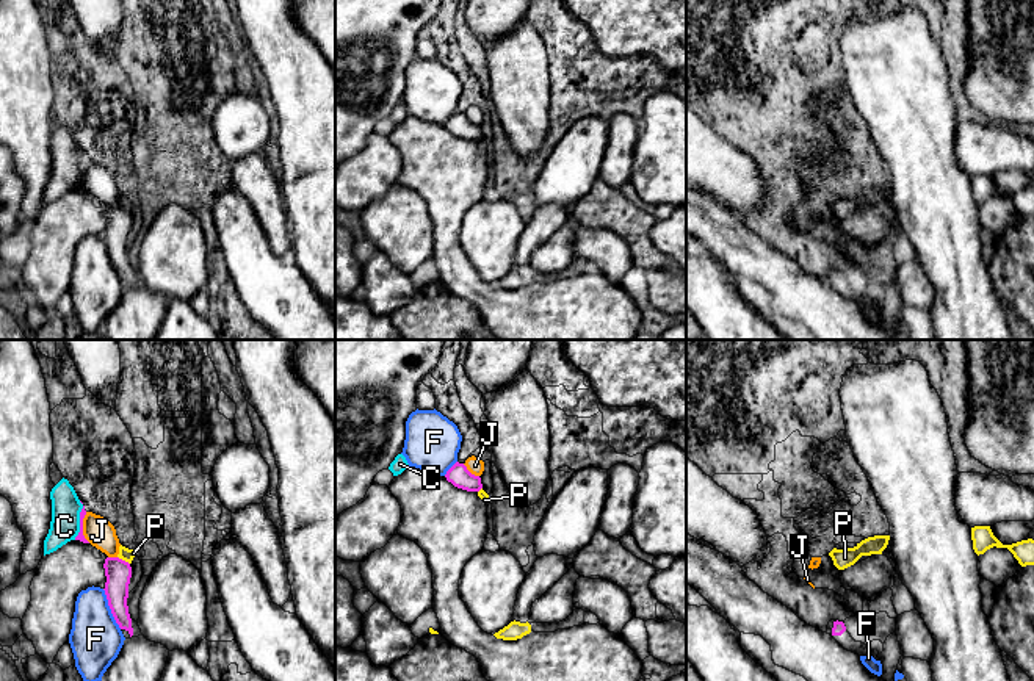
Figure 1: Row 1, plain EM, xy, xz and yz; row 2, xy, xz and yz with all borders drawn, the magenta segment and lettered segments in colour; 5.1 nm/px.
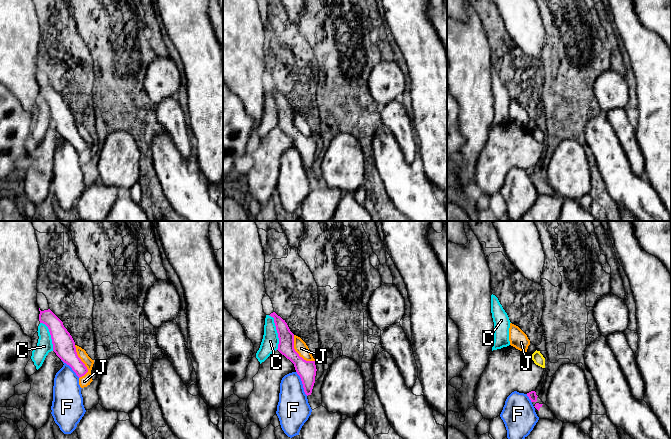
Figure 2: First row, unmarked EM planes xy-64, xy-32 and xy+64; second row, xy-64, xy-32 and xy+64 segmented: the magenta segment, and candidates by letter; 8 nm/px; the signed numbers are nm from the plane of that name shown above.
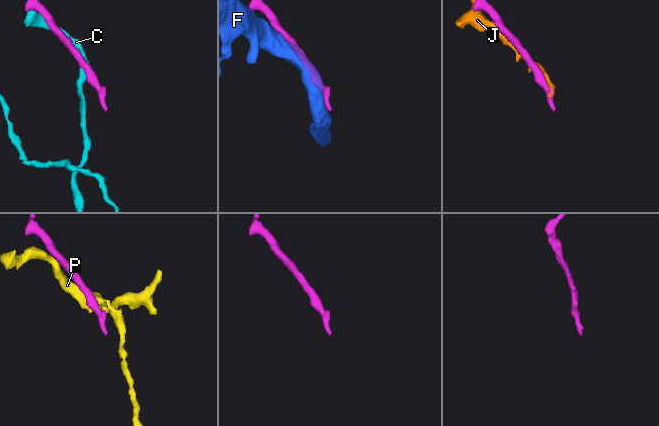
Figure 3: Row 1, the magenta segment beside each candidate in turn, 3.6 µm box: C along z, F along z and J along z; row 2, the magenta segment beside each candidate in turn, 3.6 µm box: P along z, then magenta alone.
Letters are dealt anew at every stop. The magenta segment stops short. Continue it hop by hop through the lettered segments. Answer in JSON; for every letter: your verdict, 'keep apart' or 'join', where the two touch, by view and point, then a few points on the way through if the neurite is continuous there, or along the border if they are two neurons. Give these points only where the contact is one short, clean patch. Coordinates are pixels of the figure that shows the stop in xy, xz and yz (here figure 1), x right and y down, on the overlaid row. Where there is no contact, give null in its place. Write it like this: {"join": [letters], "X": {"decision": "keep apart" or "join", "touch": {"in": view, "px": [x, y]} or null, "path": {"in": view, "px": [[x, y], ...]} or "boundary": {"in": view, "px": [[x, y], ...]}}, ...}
{"join": [], "C": {"decision": "keep apart", "touch": {"in": "xy", "px": [80, 520]}}, "F": {"decision": "keep apart", "touch": {"in": "xy", "px": [110, 608]}}, "J": {"decision": "keep apart", "touch": {"in": "xy", "px": [82, 528]}}, "P": {"decision": "keep apart", "touch": {"in": "xy", "px": [124, 561]}, "boundary": {"in": "xy", "px": [[118, 556], [129, 564]]}}}

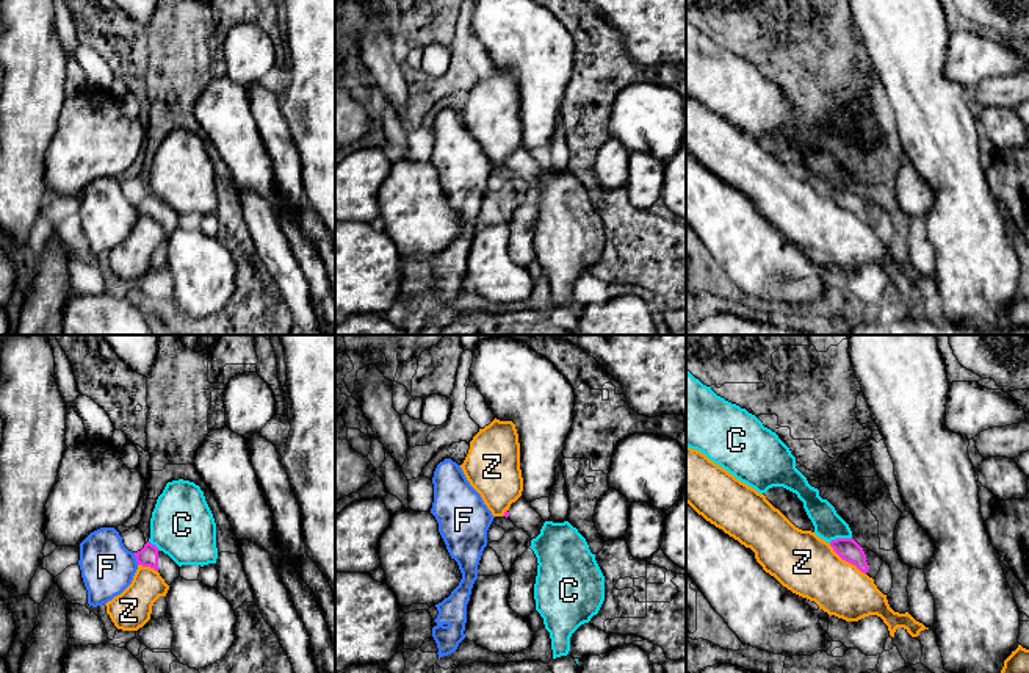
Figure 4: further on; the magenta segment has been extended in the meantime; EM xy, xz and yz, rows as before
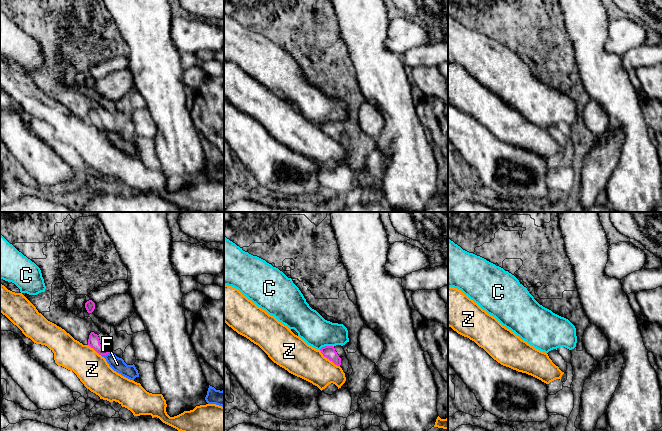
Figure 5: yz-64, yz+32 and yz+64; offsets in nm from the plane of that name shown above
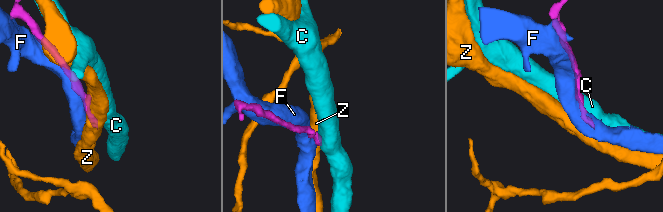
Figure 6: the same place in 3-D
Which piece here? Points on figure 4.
{"join": [], "C": {"decision": "keep apart", "touch": {"in": "yz", "px": [840, 539]}, "boundary": {"in": "yz", "px": [[851, 537], [837, 537], [829, 542]]}}, "F": {"decision": "keep apart", "touch": {"in": "xy", "px": [137, 559]}}, "Z": {"decision": "keep apart", "touch": {"in": "yz", "px": [846, 561]}, "boundary": {"in": "yz", "px": [[829, 543], [843, 559], [854, 564], [865, 575]]}}}

